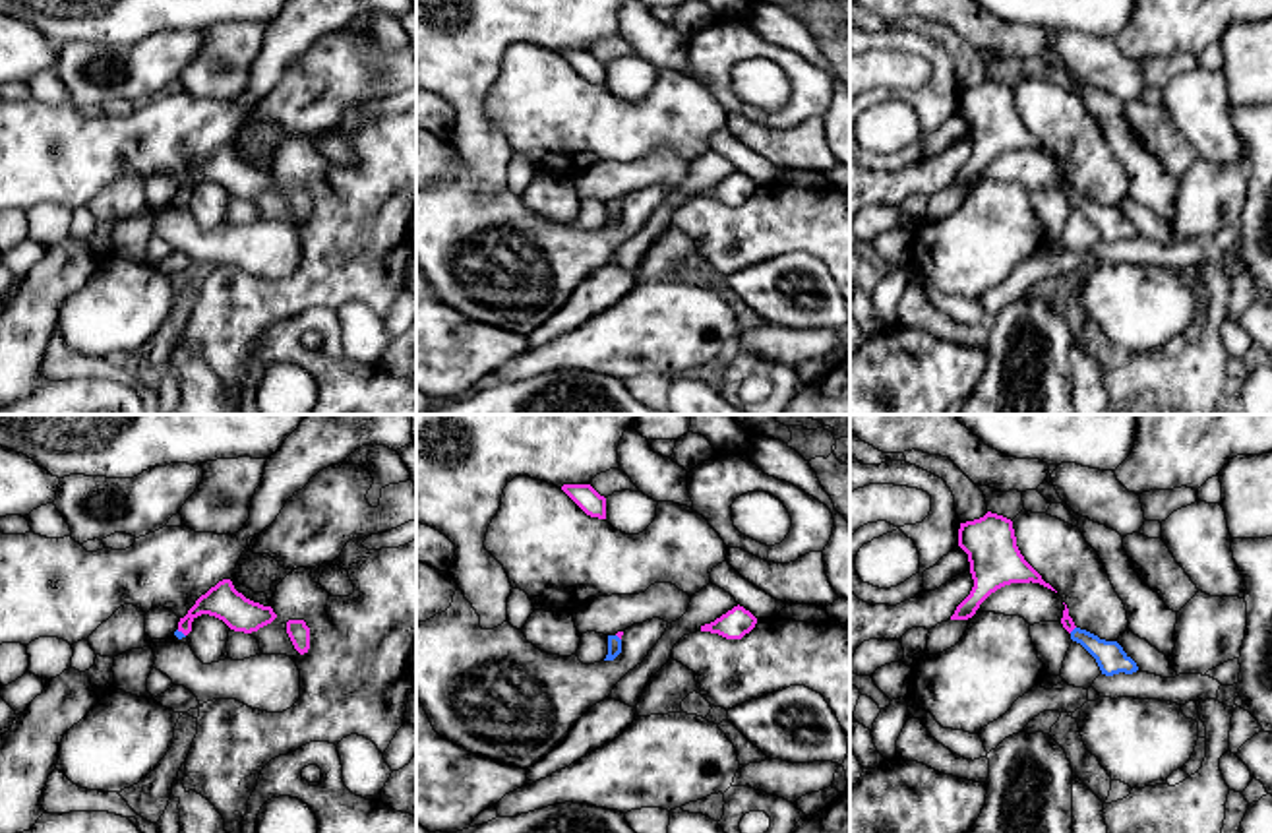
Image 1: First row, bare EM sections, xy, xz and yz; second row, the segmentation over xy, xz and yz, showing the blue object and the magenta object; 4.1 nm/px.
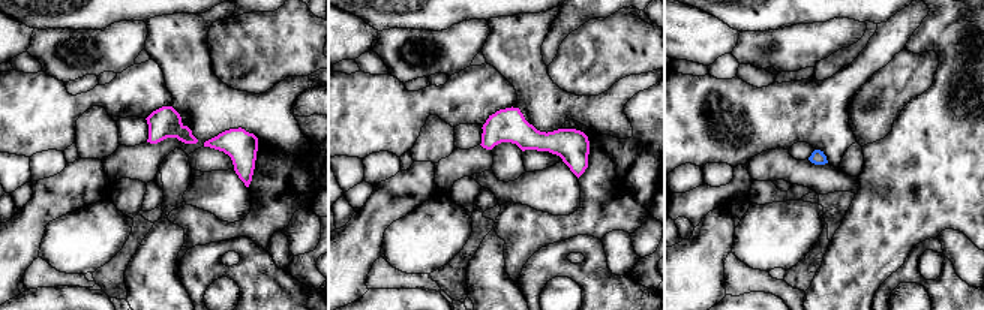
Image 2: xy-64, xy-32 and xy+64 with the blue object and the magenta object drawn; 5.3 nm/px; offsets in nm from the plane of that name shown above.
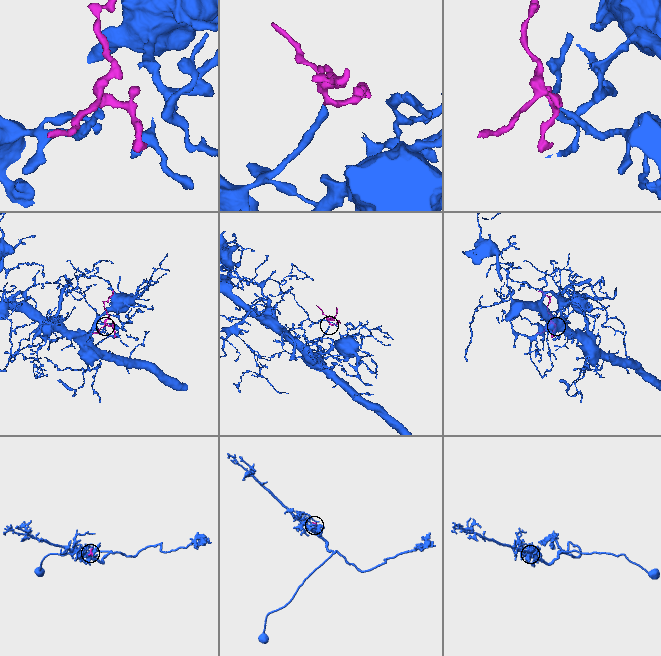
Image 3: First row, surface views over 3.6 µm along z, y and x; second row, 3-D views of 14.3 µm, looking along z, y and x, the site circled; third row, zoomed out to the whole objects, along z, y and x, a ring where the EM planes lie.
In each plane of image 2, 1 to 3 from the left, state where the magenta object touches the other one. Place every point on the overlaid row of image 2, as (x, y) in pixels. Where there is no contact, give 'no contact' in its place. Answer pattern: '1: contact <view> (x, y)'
1: no contact
2: no contact
3: no contact

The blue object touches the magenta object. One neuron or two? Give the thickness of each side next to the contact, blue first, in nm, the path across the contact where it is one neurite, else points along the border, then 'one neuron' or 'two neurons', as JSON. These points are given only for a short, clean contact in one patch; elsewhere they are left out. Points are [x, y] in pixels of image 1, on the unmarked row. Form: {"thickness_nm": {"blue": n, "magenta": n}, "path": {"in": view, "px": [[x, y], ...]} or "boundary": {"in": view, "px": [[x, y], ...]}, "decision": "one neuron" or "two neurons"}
{"thickness_nm": {"blue": 30, "magenta": 150}, "path": {"in": "xy", "px": [[179, 200], [181, 198], [200, 173], [223, 167]]}, "decision": "one neuron"}

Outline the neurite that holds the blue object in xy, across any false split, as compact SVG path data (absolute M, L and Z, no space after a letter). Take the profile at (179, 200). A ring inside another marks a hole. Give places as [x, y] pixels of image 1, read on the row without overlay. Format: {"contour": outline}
{"contour": "M230 145L219 147L205 161L201 161L188 180L180 184L174 201L178 205L186 203L192 198L192 188L201 180L215 182L230 196L244 200L257 198L277 184L271 172L254 169L238 159Z"}

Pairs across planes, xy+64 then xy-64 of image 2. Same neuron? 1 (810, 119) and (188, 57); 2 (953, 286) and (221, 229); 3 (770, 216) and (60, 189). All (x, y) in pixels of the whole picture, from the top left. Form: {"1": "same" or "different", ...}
{"1": "different", "2": "different", "3": "different"}

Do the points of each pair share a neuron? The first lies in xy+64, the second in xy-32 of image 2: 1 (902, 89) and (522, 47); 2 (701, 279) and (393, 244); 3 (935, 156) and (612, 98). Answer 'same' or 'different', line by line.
1: different
2: different
3: different

